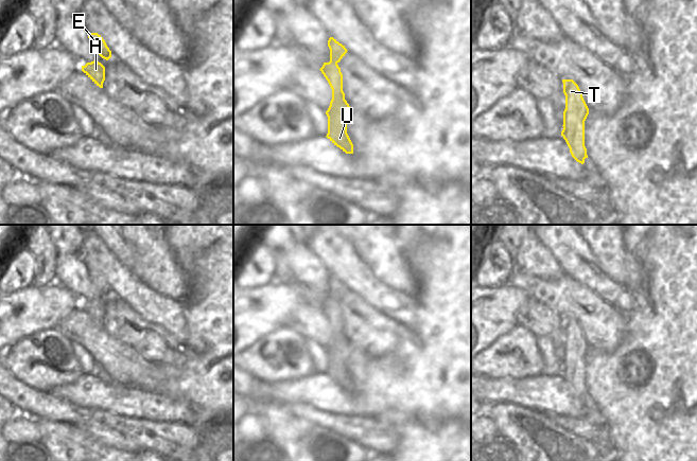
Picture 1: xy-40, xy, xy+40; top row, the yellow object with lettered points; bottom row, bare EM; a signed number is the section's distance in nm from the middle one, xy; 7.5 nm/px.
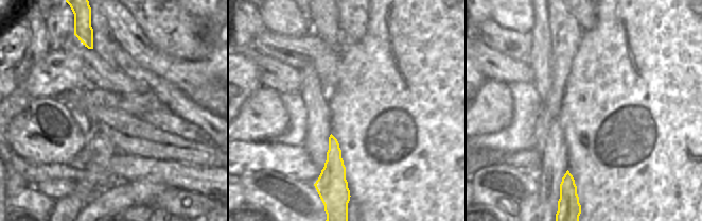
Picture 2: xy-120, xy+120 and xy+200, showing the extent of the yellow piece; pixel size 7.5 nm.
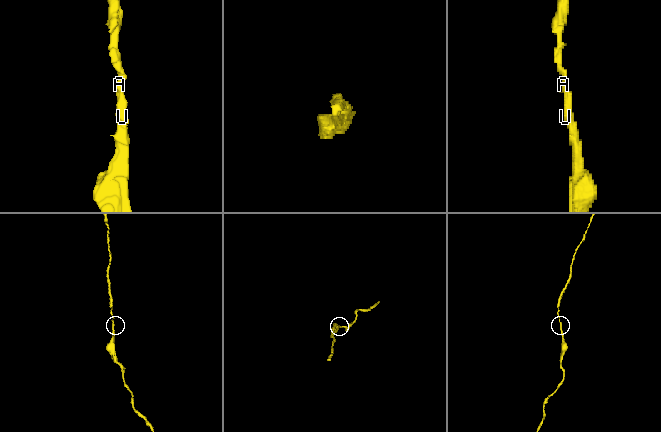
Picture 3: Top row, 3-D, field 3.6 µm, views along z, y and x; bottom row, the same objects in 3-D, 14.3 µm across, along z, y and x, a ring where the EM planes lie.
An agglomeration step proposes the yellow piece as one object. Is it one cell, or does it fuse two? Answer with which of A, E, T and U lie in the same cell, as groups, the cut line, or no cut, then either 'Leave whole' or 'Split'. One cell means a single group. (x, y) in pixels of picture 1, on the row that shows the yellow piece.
Groups: A E T U. No split. Leave whole

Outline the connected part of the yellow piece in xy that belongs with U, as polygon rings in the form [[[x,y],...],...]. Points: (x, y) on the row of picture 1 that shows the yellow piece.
[[[333,37],[329,38],[328,47],[330,49],[330,61],[324,63],[319,69],[332,89],[332,100],[326,111],[328,117],[328,134],[326,137],[346,154],[353,154],[353,144],[347,134],[347,121],[351,108],[345,100],[343,74],[337,65],[348,50]]]

